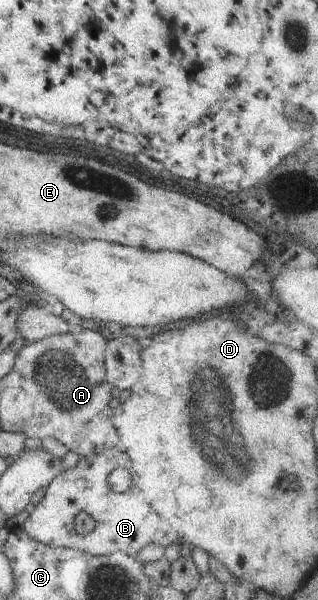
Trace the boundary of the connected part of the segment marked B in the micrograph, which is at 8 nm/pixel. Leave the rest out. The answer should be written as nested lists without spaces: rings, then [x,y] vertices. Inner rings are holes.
[[[119,447],[108,449],[98,455],[86,458],[80,457],[80,461],[76,466],[58,474],[58,476],[48,484],[44,498],[34,506],[34,512],[26,518],[26,522],[22,524],[21,528],[30,538],[34,538],[34,540],[42,542],[42,544],[50,546],[50,548],[62,547],[76,549],[98,557],[112,555],[116,552],[124,552],[124,554],[135,558],[138,552],[149,544],[160,545],[165,548],[172,544],[179,544],[181,542],[180,534],[172,528],[168,520],[160,518],[150,507],[150,504],[148,504],[146,500],[143,500],[136,486],[135,479],[134,485],[123,494],[117,494],[110,489],[107,478],[115,468],[128,470],[134,479],[132,462],[130,462],[130,458],[128,458]],[[80,512],[86,512],[86,514],[90,515],[94,519],[94,522],[96,522],[94,530],[86,534],[86,536],[78,534],[75,530],[74,521],[76,514],[80,514]]]

